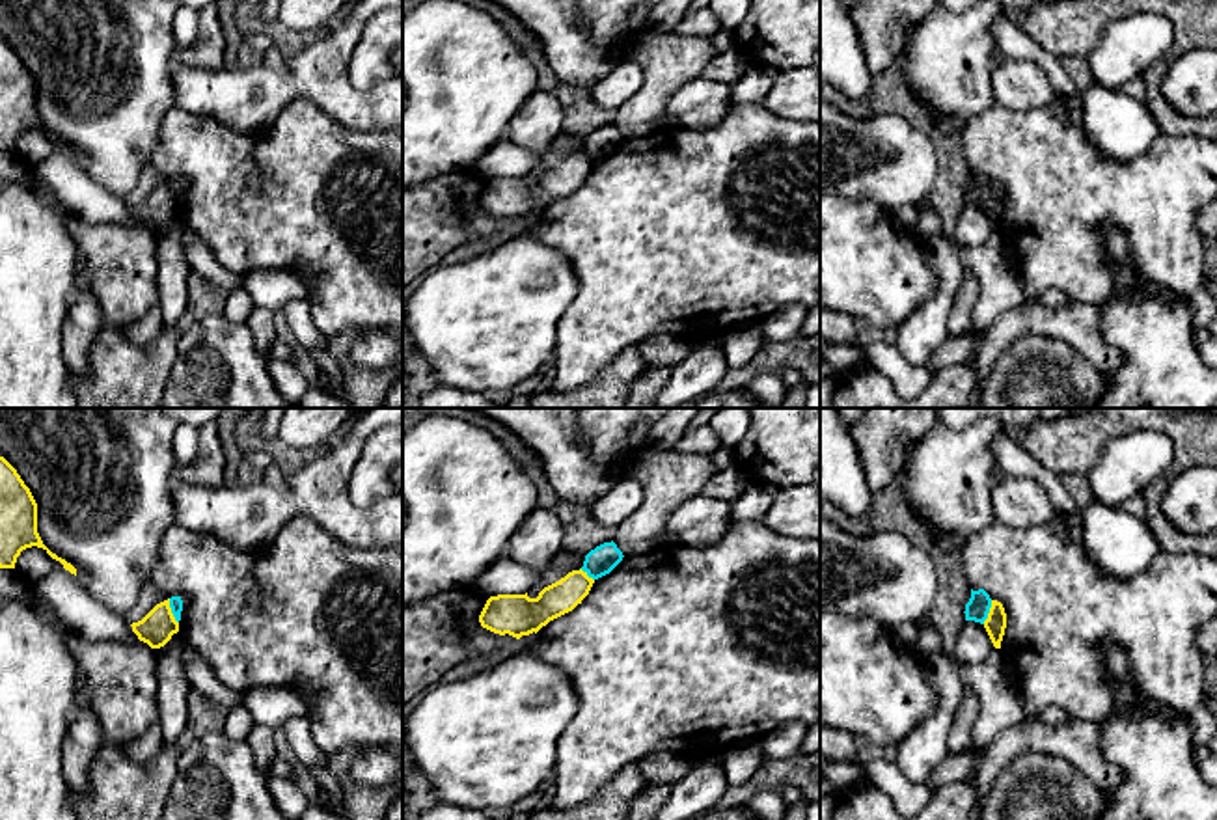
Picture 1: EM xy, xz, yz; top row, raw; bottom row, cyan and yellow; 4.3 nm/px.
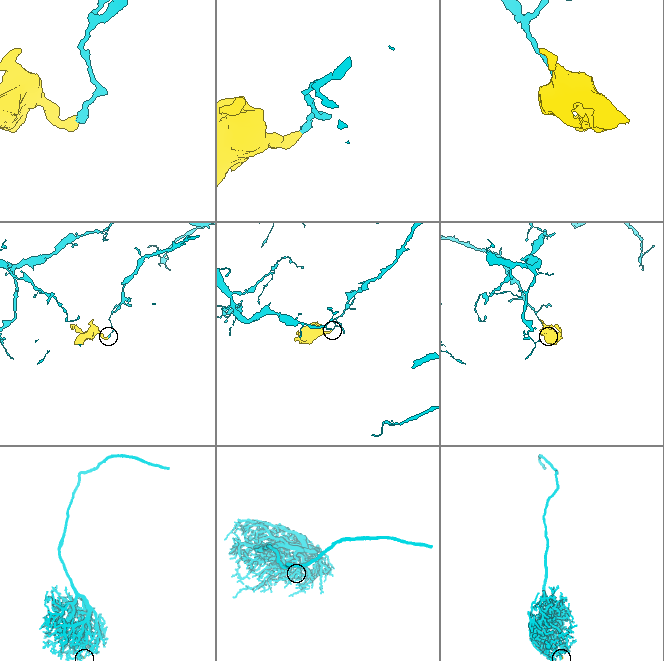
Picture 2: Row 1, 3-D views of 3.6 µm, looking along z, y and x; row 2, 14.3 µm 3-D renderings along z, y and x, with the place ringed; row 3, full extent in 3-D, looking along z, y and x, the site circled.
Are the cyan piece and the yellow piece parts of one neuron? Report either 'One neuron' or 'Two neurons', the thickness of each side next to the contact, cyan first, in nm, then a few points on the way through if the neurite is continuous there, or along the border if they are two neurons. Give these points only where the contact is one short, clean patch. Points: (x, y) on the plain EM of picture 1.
Two neurons. Thickness 60 nm (cyan) against 150 nm. Boundary: xy (168, 181), (170, 194), (177, 205)

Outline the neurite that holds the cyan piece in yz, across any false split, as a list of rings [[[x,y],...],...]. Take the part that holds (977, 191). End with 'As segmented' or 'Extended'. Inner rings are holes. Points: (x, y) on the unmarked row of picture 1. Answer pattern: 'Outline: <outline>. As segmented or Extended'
Outline: [[[971,171],[971,181],[965,186],[965,203],[975,203],[984,207],[984,203],[988,201],[991,190],[991,181],[984,171],[973,173]]]. As segmented

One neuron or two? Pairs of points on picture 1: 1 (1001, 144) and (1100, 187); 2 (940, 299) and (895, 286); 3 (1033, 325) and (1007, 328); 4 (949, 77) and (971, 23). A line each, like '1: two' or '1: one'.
1: one
2: two
3: one
4: one

